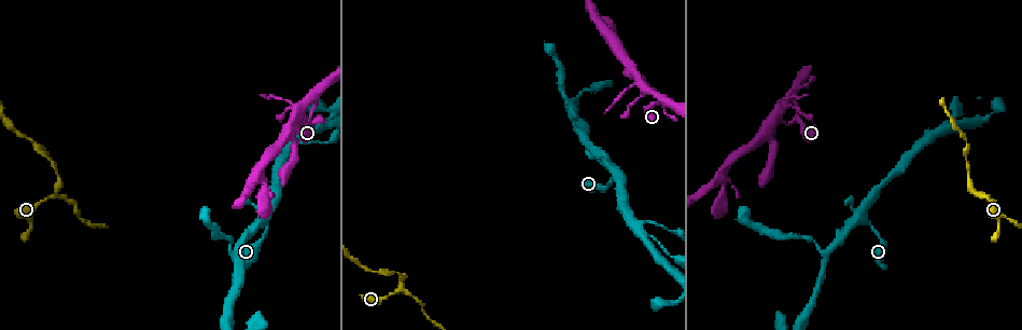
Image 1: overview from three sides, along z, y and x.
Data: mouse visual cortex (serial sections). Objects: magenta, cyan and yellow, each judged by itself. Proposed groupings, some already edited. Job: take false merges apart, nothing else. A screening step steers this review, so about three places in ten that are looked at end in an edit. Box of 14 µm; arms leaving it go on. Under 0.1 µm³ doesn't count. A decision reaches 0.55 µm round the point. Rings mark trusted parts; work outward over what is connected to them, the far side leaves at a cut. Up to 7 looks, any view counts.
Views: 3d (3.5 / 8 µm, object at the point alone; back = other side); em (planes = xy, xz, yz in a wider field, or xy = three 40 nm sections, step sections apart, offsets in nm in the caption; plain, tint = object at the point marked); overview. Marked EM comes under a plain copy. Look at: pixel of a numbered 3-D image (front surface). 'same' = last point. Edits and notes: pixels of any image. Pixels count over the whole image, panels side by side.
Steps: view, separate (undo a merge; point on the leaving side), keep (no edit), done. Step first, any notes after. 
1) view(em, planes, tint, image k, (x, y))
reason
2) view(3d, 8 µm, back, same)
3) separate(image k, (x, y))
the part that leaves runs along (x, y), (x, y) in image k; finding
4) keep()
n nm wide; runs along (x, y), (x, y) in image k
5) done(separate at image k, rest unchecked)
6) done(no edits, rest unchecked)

view(3d, 3.5 µm, image 1, (825, 254))

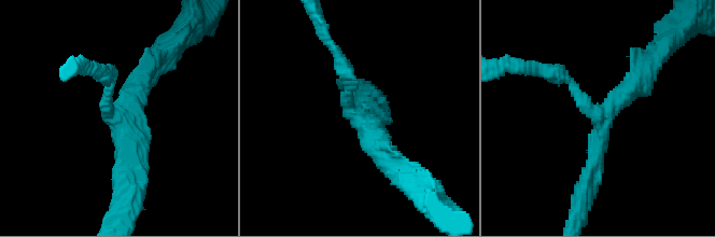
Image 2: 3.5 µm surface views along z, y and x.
view(em, xy, step 2, tint, image 2, (602, 119))
3 arms; arms of 150, 250, 300 nm

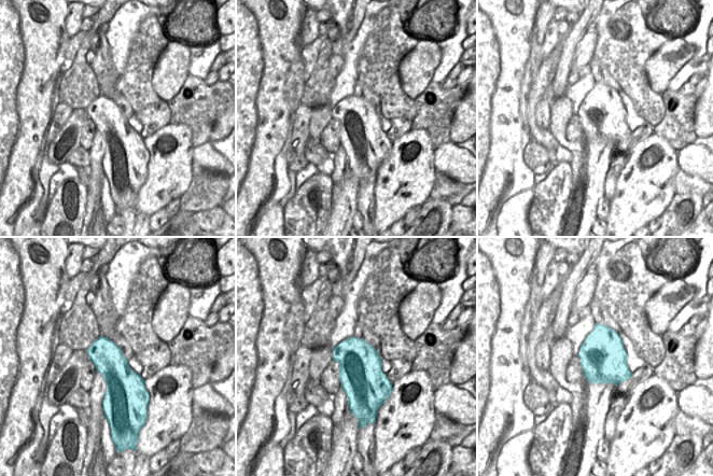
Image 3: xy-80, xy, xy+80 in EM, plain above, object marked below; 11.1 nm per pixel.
view(em, xy, step 5, tint, same)
cut it another way

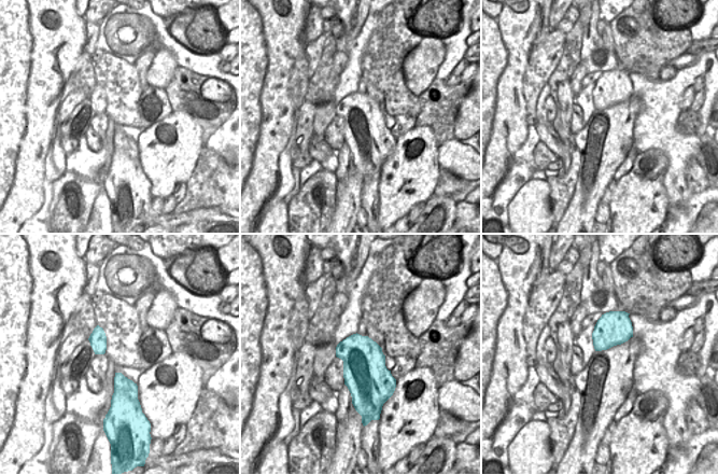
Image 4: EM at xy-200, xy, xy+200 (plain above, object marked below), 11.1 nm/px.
keep()
runs along (647, 68), (603, 117), (586, 187) in image 2; all the same cell

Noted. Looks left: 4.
view(3d, 8 µm, image 1, (641, 238))
sudden change in width

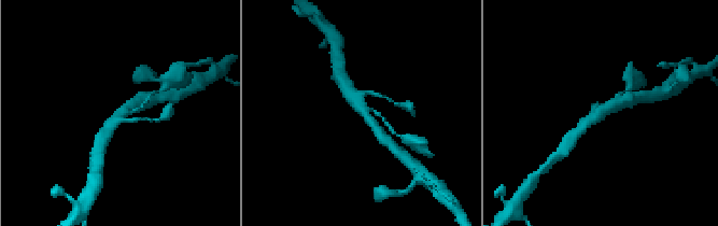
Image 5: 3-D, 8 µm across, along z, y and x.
view(3d, 3.5 µm, image 5, (364, 113))

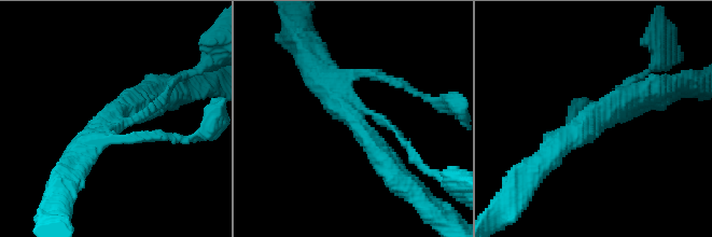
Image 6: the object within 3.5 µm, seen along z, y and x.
view(em, xy, step 2, tint, image 6, (110, 117))
3 arms; arms of 100, 300, 300 nm

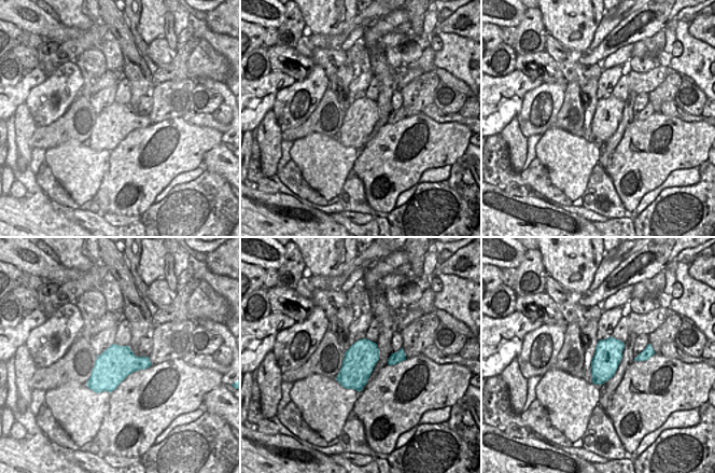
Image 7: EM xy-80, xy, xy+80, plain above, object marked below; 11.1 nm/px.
keep()
360 nm wide; runs along (316, 70), (392, 169) in image 6; continuous, no second cell

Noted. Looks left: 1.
done(no edits, rest unchecked)

